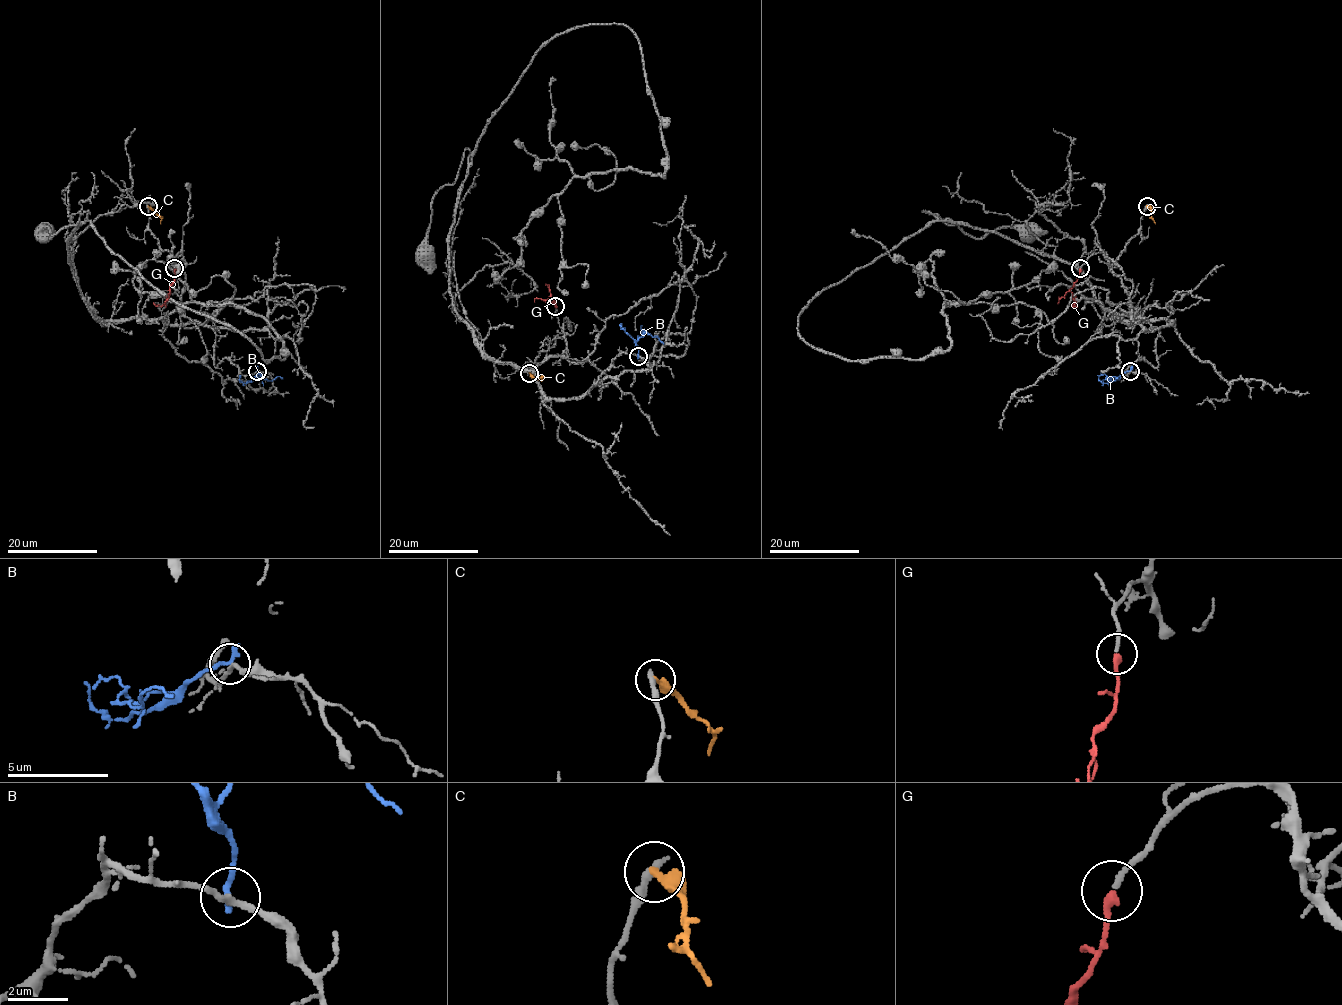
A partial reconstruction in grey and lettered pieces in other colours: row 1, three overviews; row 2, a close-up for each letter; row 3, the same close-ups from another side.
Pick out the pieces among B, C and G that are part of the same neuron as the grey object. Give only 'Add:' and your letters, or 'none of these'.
Add: G

